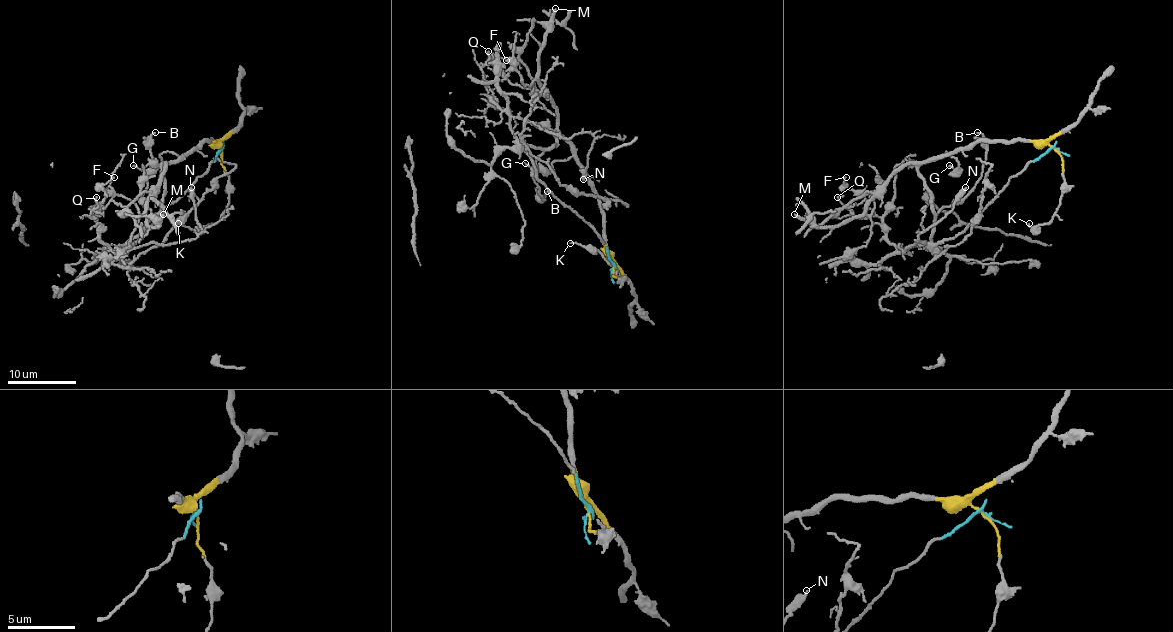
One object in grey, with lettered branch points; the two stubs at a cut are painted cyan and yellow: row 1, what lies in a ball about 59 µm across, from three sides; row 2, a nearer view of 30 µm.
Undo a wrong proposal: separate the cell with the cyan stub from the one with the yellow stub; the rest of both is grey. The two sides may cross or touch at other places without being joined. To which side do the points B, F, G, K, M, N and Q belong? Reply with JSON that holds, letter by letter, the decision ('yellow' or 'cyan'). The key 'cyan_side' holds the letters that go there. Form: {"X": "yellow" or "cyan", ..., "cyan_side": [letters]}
{"B": "yellow", "F": "yellow", "G": "yellow", "K": "yellow", "M": "yellow", "N": "cyan", "Q": "cyan", "cyan_side": ["N", "Q"]}

